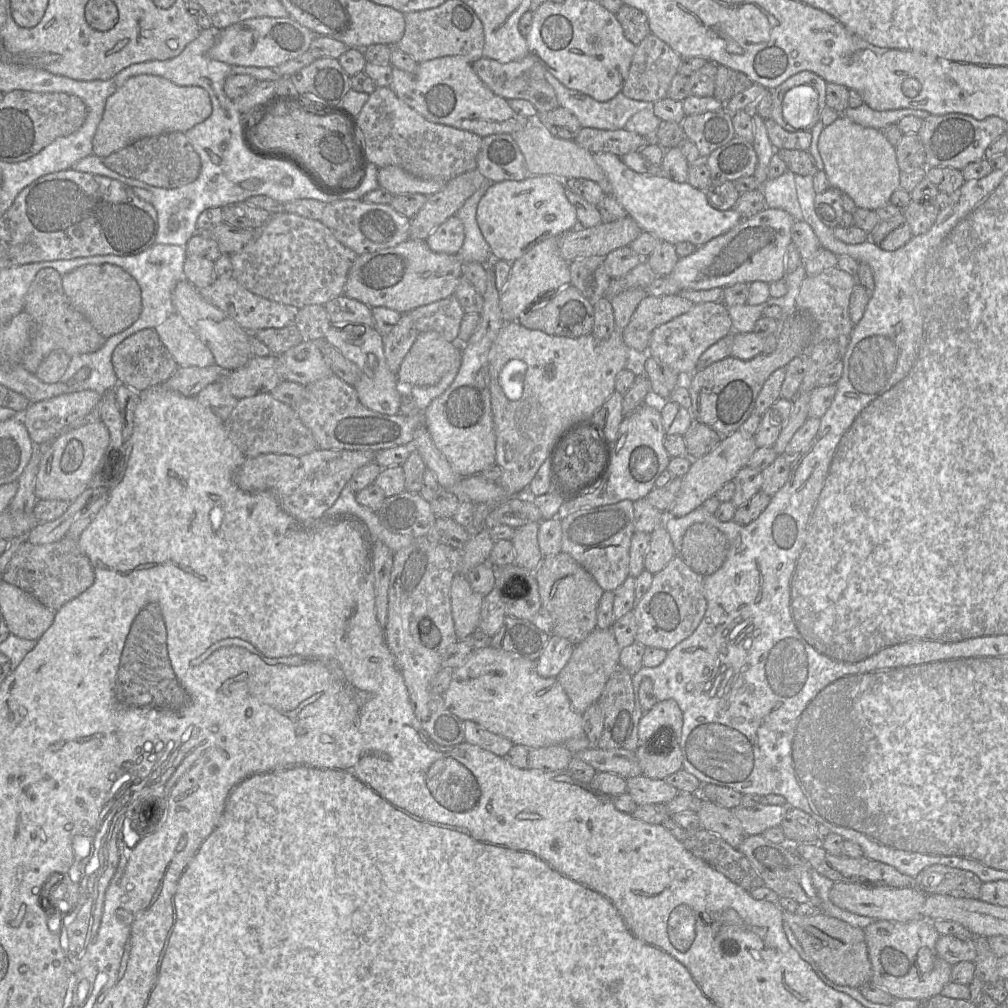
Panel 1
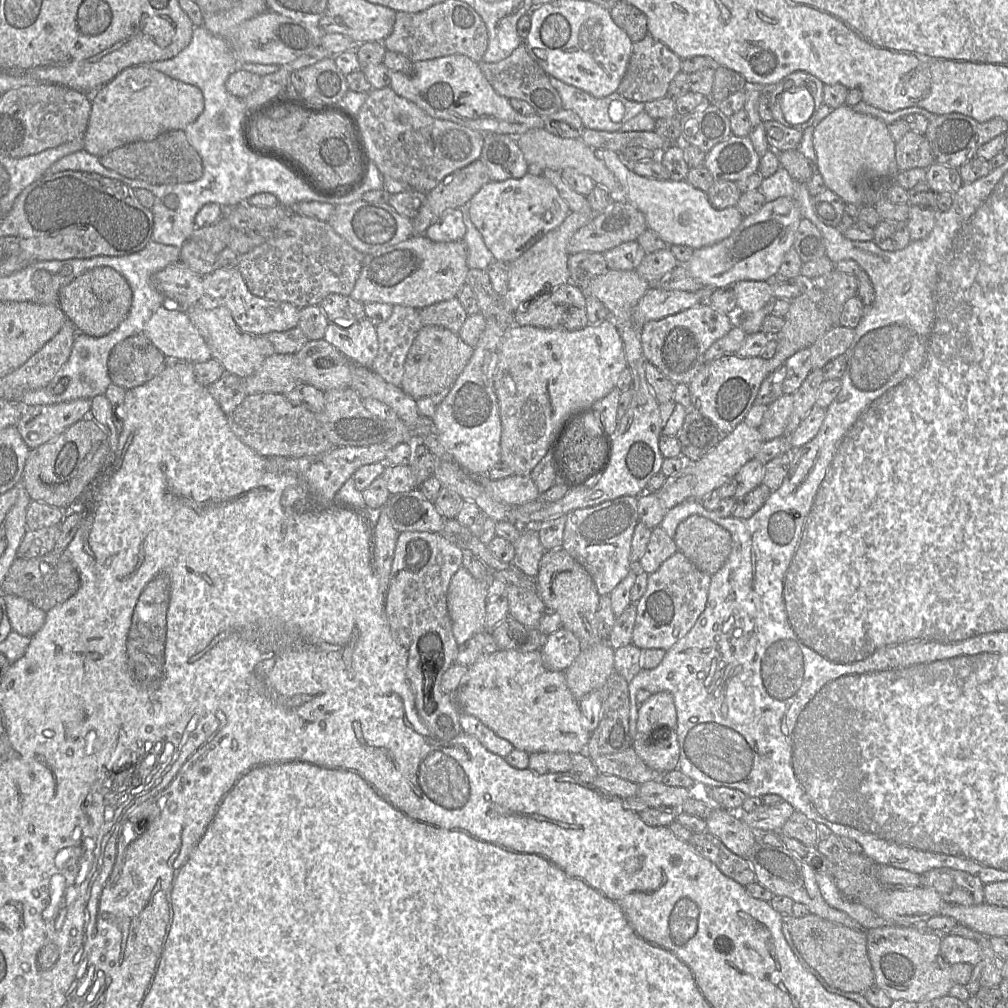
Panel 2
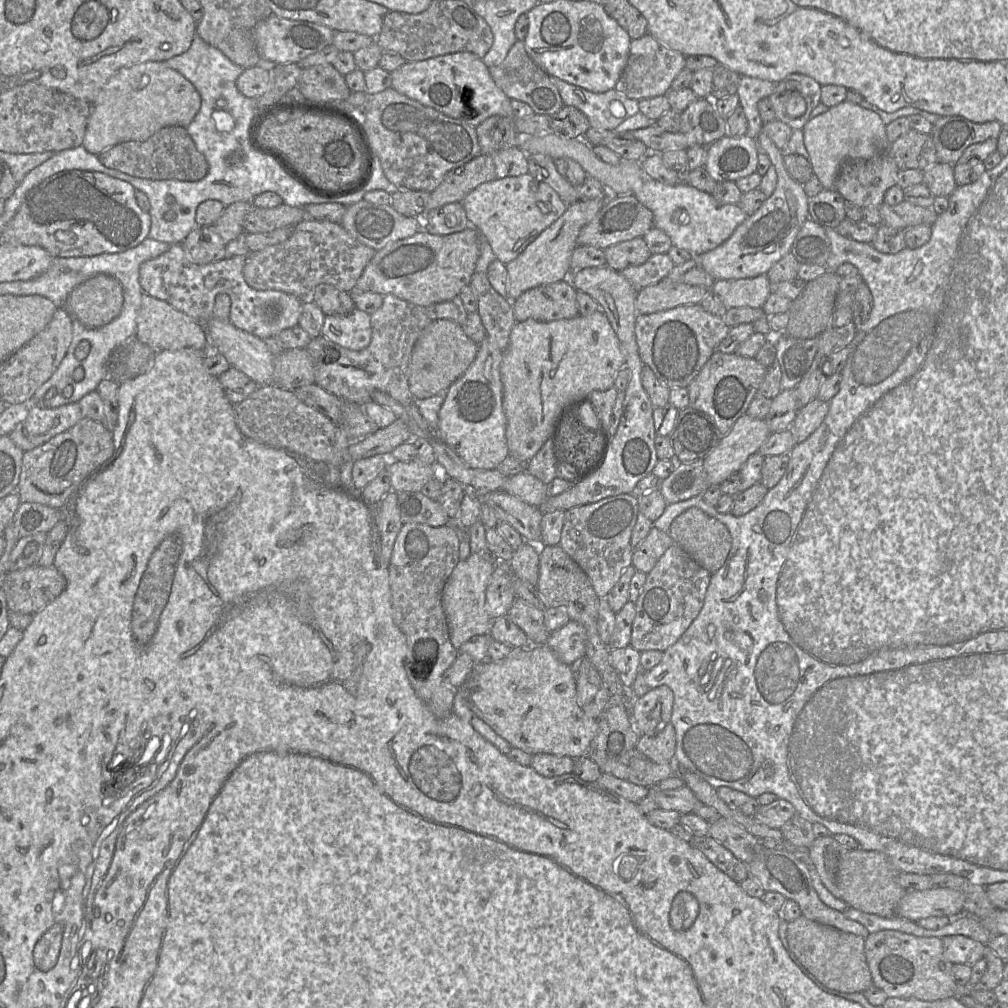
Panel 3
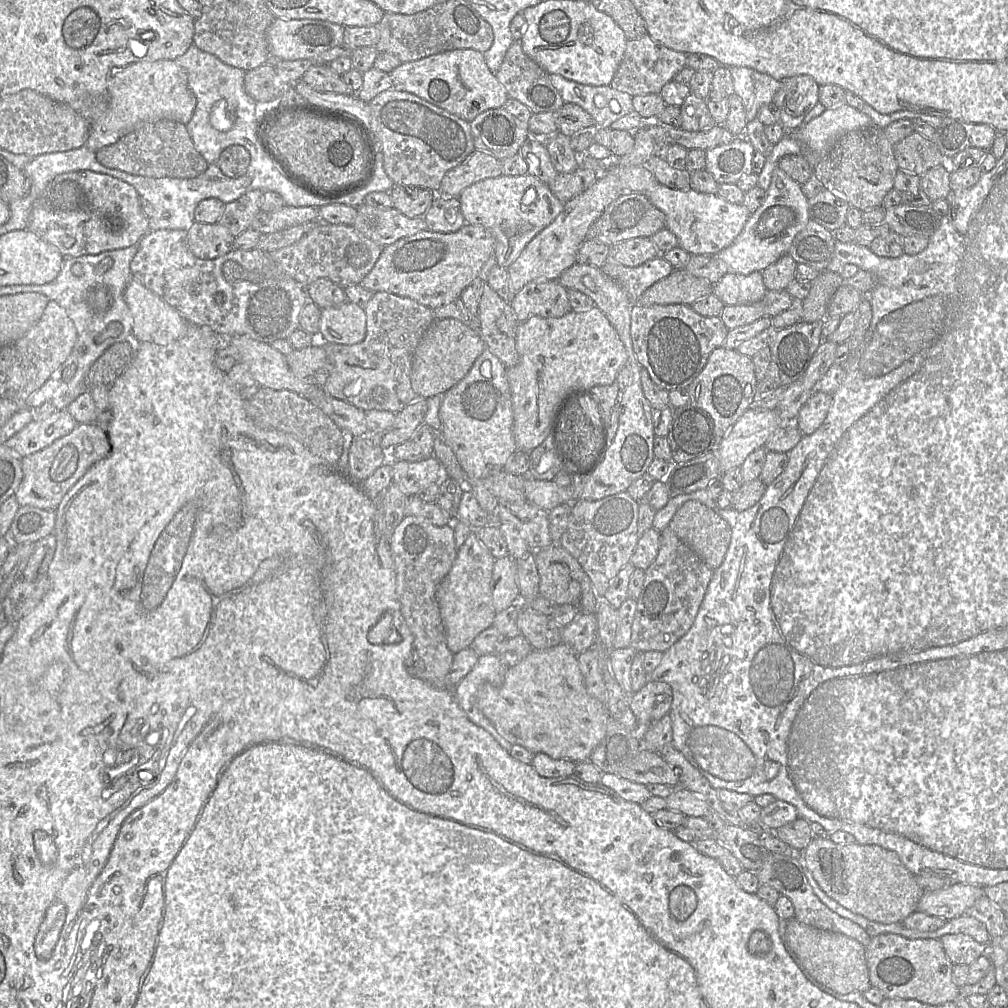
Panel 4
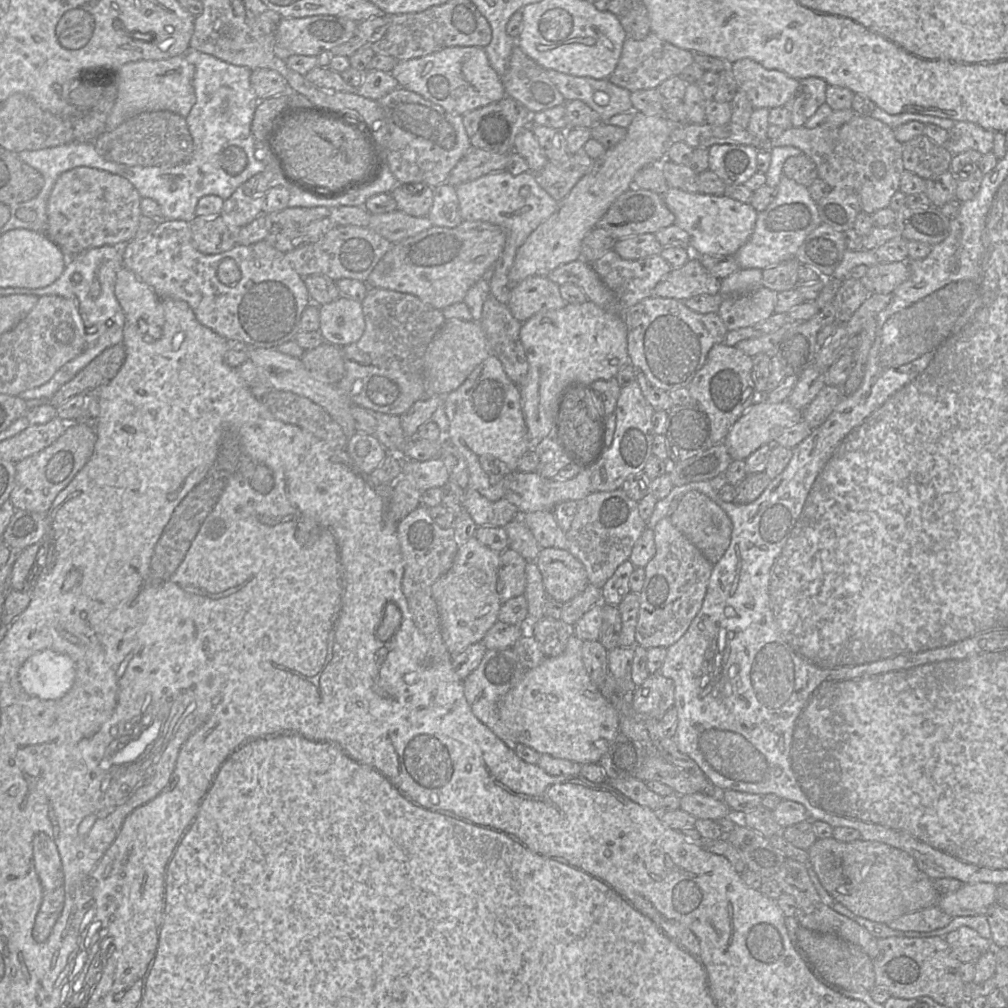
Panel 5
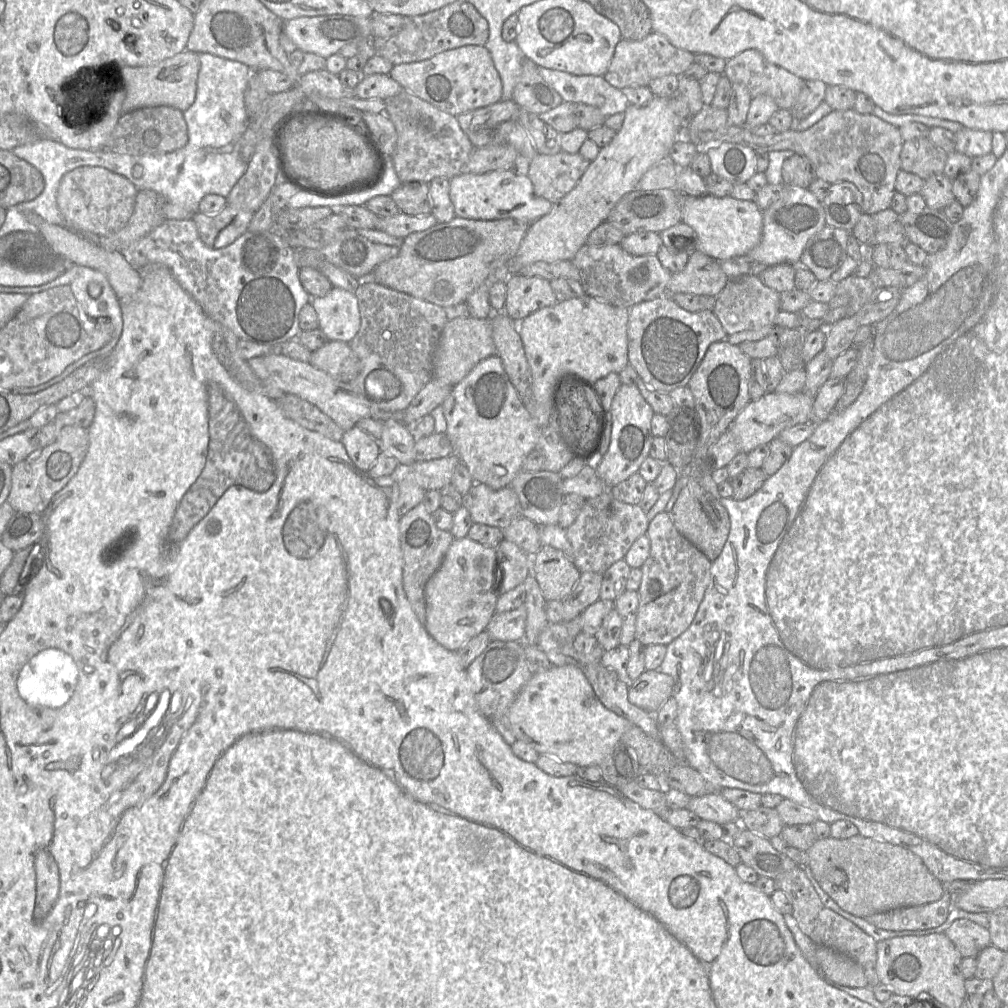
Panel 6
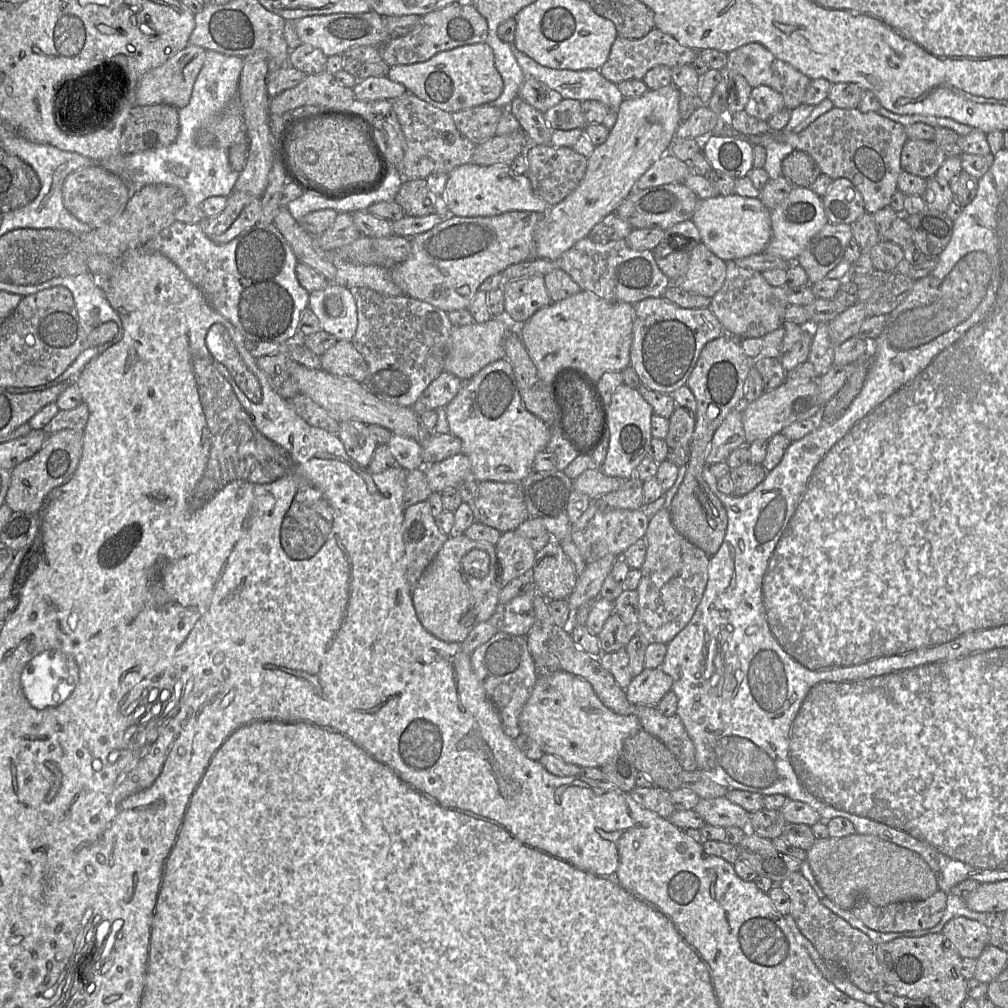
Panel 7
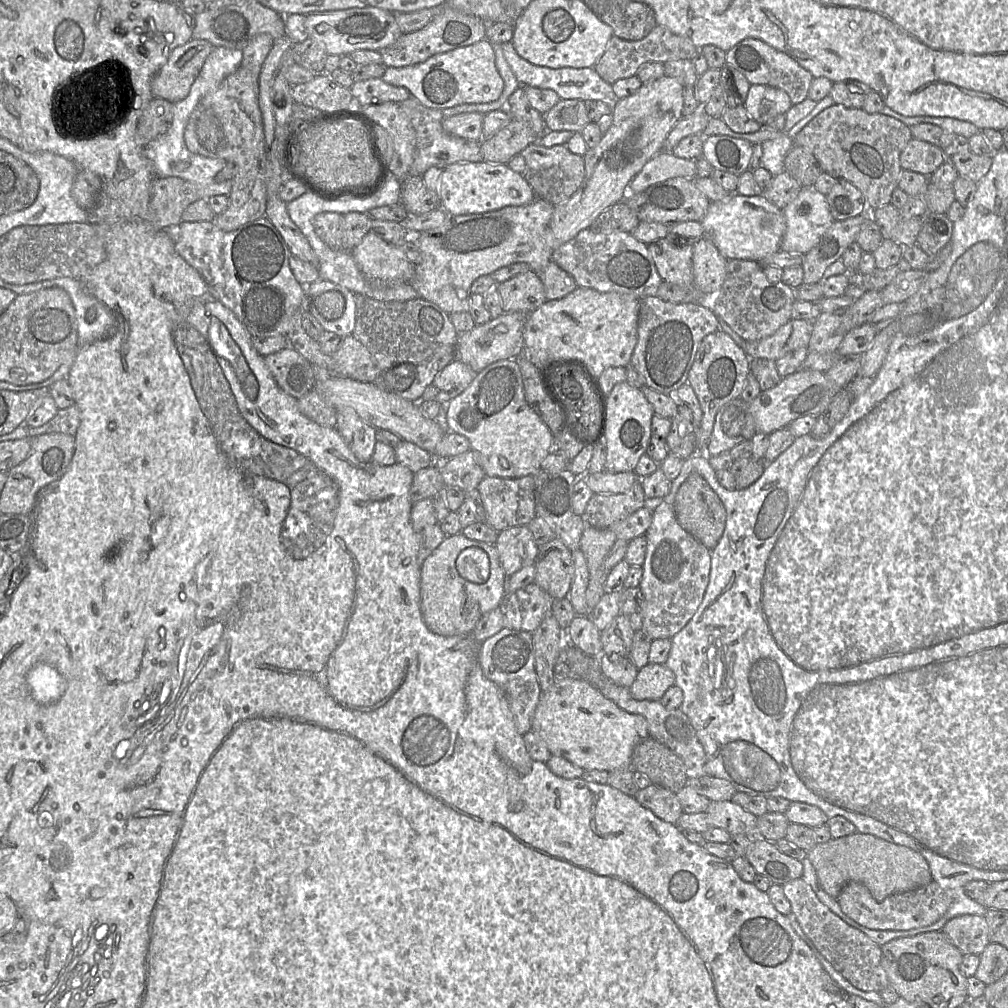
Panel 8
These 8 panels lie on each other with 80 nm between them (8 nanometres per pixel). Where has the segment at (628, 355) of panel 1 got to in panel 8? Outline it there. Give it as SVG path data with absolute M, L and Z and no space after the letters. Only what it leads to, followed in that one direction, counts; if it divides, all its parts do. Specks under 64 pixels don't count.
M587 287L575 290L557 300L544 302L529 313L524 324L524 352L544 379L549 371L561 363L584 365L599 380L602 372L609 367L628 367L637 343L637 327L640 299L619 292L598 292Z

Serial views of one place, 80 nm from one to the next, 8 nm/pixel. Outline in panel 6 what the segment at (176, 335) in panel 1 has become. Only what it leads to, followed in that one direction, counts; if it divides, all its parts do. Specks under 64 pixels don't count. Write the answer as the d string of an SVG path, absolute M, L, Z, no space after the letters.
M45 221L38 227L38 233L52 247L56 255L62 257L68 265L85 266L102 272L108 279L118 299L132 296L140 289L140 270L131 264L124 253L107 251L67 227L49 224Z

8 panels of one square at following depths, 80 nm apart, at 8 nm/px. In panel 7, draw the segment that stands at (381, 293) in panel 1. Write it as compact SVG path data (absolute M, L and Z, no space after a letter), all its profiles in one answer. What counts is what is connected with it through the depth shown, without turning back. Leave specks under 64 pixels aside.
M510 211L495 216L459 217L449 215L432 229L411 240L409 257L390 267L390 276L403 295L425 301L445 312L467 309L482 282L509 266L535 258L535 230L543 214L532 211Z

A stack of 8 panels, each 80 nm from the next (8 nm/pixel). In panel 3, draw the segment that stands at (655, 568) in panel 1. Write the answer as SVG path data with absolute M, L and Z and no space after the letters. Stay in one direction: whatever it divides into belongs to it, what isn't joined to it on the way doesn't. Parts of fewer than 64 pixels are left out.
M653 526L645 539L634 549L631 565L636 571L648 574L672 544L674 541L667 532Z

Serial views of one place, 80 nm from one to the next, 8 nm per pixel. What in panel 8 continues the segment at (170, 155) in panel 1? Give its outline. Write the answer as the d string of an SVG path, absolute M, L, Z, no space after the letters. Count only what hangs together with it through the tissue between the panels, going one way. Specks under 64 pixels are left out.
M153 98L138 119L135 134L137 144L145 148L151 141L165 134L171 126L173 114L173 103Z

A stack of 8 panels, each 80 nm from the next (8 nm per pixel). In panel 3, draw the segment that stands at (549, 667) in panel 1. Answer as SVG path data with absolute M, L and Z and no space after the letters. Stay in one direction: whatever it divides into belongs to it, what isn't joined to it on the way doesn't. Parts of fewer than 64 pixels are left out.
M573 620L552 632L546 642L546 646L559 660L569 666L576 666L585 658L585 645L586 631L580 623Z

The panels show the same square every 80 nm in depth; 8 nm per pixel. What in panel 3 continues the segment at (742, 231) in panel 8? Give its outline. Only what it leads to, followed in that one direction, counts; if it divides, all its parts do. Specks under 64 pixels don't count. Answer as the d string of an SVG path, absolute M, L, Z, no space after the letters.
M646 178L633 195L652 212L654 227L666 233L673 246L687 250L693 256L723 244L748 217L738 204L721 205L712 194L698 190L687 182L667 185Z

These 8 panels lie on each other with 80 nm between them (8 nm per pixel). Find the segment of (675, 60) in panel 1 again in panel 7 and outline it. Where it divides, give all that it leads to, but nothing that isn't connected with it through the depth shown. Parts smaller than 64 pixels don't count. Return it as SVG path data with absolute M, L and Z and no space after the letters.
M654 27L640 39L627 39L617 36L611 46L607 61L599 71L605 79L615 84L632 79L643 80L650 69L659 65L665 65L669 68L690 65L697 53L697 51L679 44L671 35Z

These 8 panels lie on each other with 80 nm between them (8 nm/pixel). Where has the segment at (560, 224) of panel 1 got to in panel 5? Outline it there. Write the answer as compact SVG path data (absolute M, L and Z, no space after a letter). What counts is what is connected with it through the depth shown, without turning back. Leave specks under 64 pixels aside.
M506 169L459 184L455 189L463 221L489 222L500 226L506 233L506 244L495 263L494 274L508 274L518 248L556 211L558 206L558 202L537 183L534 174L529 171L512 175Z

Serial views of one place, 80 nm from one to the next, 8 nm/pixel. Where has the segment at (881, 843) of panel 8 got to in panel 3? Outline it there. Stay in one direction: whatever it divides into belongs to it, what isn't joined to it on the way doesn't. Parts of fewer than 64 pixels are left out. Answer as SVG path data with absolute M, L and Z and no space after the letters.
M830 835L816 837L809 846L809 857L824 886L838 899L844 901L849 907L868 914L880 917L896 916L896 909L906 890L898 883L898 872L888 861L885 855L876 851L866 851L861 848L850 849L835 840Z

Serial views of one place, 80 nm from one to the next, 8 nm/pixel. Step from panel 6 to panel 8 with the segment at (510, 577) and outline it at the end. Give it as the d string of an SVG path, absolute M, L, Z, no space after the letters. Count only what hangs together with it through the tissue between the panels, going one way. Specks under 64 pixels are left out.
M527 525L501 530L494 545L506 578L535 563L538 546Z

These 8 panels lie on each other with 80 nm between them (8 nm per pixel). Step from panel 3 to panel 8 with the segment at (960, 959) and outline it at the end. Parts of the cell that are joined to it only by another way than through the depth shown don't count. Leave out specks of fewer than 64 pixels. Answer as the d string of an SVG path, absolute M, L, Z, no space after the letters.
M961 915L949 920L942 930L963 955L981 955L989 940L989 926L984 916Z

